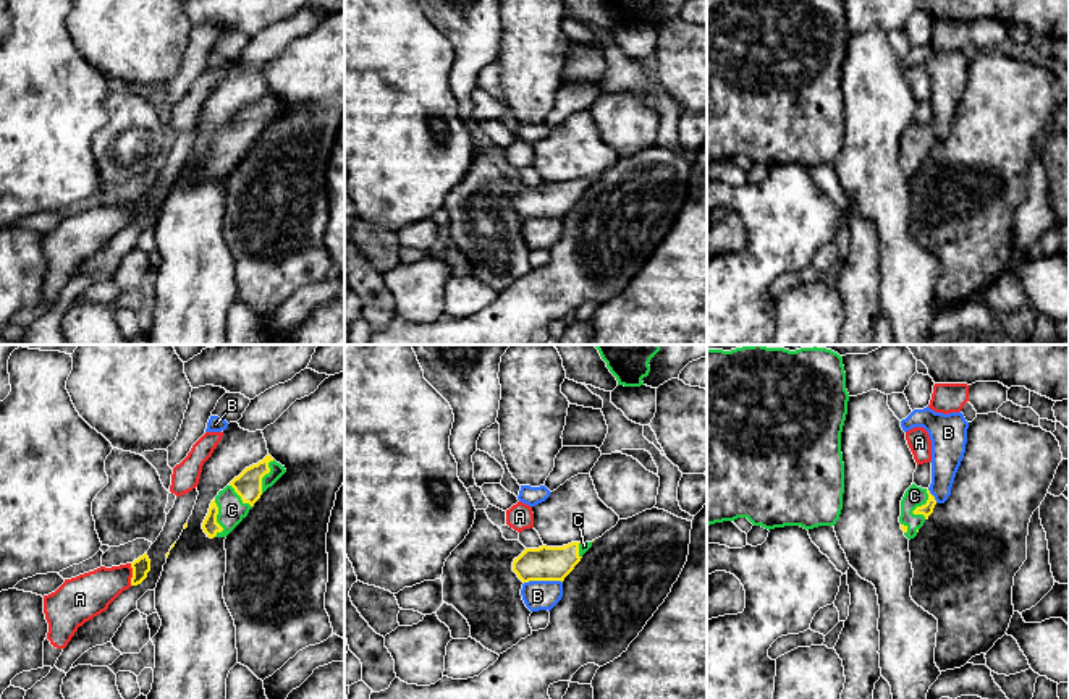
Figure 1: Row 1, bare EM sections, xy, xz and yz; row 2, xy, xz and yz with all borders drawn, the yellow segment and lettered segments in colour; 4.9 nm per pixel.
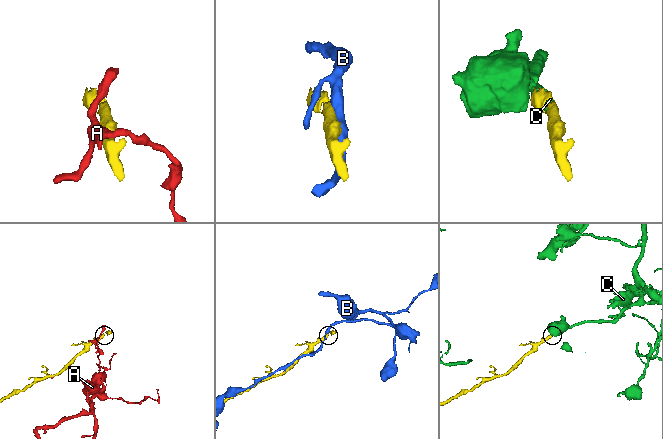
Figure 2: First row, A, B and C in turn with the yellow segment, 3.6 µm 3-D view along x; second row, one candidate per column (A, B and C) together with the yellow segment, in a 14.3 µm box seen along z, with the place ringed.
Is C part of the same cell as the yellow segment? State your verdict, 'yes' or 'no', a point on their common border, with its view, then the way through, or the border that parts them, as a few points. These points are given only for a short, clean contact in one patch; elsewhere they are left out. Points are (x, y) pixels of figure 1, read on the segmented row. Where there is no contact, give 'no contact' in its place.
yes | yz (919, 507)

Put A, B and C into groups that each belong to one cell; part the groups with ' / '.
A / B / C

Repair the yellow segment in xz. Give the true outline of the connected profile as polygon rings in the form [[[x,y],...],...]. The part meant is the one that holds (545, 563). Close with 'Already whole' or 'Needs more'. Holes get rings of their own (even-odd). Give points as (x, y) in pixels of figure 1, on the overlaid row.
[[[571,542],[563,547],[526,549],[513,561],[513,571],[522,582],[529,581],[564,581],[581,561],[592,542]]]. Needs more

